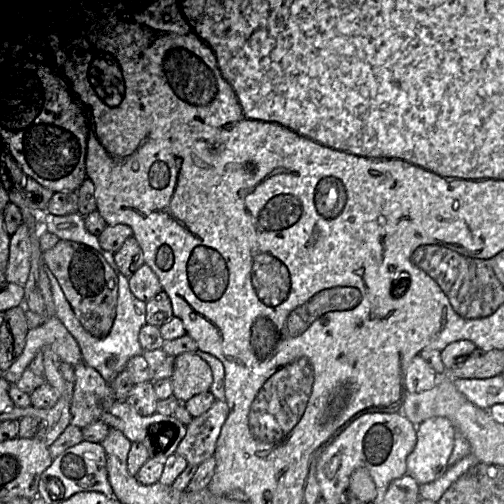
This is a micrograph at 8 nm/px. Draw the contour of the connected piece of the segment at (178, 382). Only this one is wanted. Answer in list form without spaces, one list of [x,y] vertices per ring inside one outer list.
[[[185,352],[174,358],[171,380],[173,396],[186,402],[195,395],[210,391],[212,370],[196,353]]]

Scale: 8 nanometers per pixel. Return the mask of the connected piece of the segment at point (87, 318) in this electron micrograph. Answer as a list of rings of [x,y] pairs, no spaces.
[[[60,240],[53,248],[43,252],[42,260],[57,279],[65,297],[84,329],[96,338],[105,338],[109,334],[116,317],[118,279],[101,253],[85,244]]]

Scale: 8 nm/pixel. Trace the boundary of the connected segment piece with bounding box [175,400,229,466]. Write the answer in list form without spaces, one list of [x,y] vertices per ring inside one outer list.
[[[215,400],[205,413],[193,417],[175,453],[184,457],[188,463],[197,466],[214,456],[221,427],[228,414],[227,402]]]

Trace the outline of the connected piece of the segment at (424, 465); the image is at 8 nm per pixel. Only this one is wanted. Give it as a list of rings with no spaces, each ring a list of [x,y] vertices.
[[[442,416],[429,418],[416,426],[417,441],[407,457],[407,473],[419,485],[441,477],[448,468],[457,431]]]

